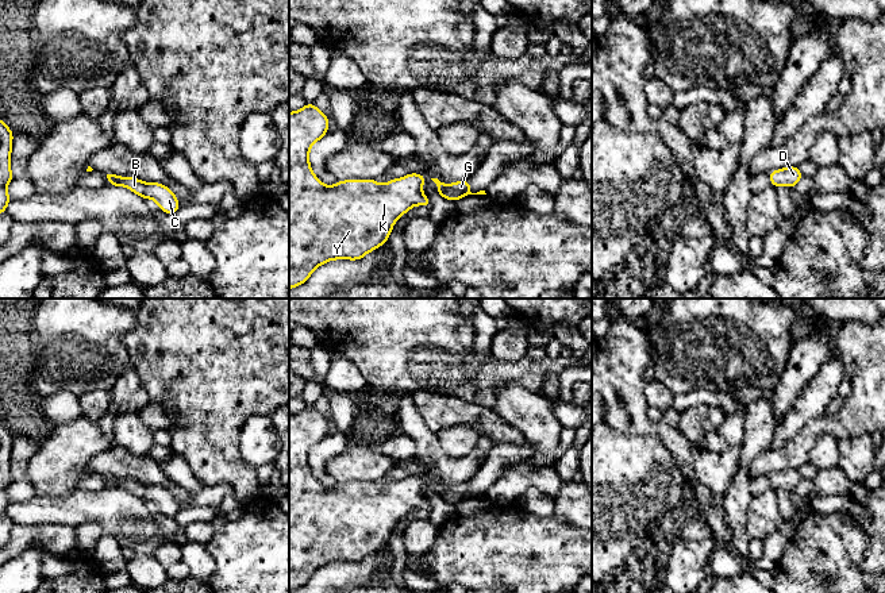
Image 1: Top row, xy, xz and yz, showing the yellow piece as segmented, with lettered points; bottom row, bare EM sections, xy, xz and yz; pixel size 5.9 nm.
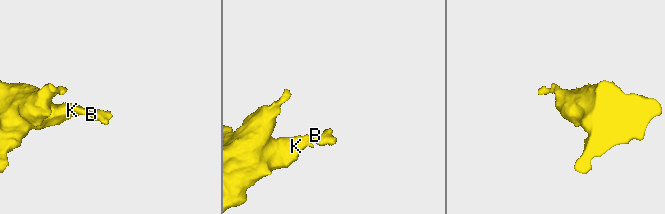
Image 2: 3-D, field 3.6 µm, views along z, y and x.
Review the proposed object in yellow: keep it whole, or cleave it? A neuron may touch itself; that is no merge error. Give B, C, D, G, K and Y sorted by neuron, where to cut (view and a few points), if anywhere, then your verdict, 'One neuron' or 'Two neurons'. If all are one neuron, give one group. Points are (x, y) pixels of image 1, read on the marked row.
Groups: B C D G K Y. No split. One neuron

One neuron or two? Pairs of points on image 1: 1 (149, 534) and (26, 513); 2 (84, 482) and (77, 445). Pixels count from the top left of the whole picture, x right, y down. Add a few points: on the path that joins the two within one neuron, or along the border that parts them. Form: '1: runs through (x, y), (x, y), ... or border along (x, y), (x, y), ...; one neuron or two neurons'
1: runs through (118, 511), (57, 511); one neuron
2: border along (87, 474), (79, 481), (77, 488); two neurons

